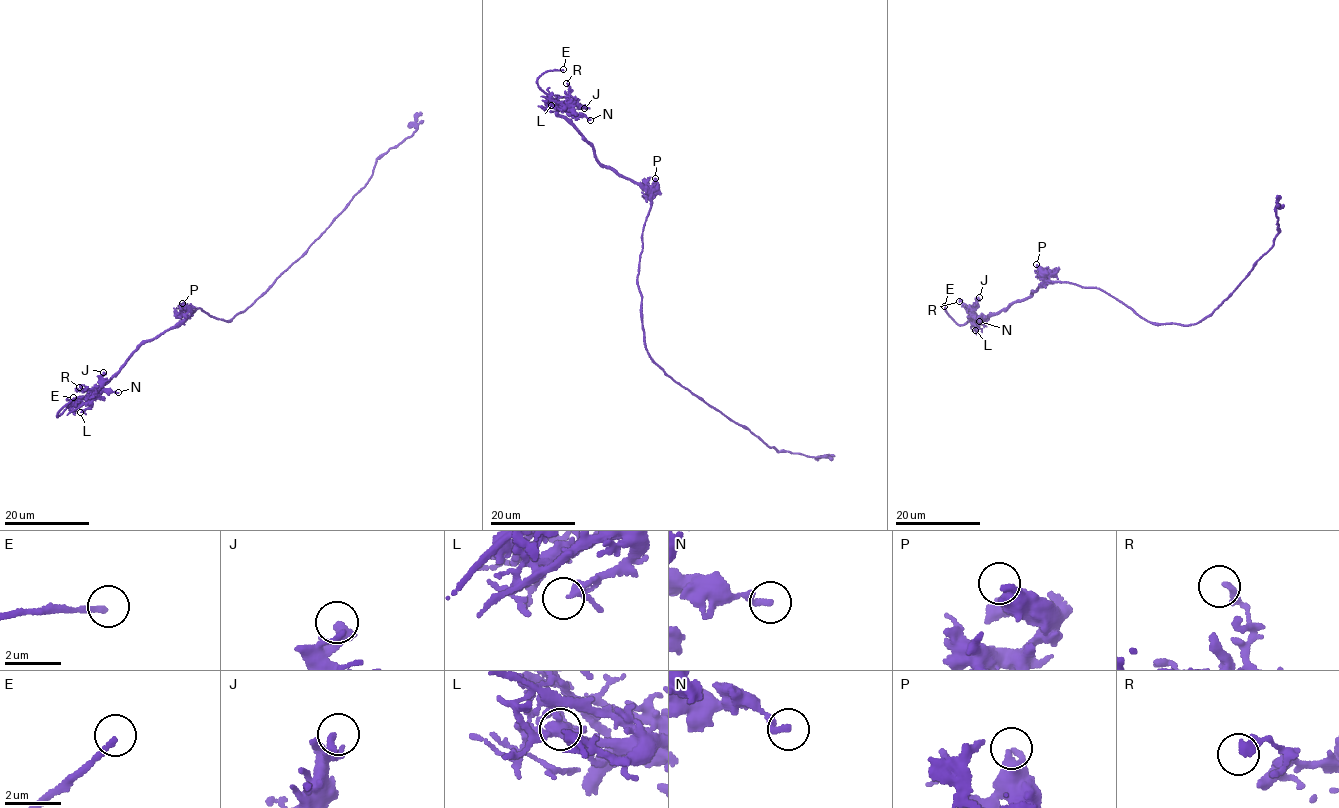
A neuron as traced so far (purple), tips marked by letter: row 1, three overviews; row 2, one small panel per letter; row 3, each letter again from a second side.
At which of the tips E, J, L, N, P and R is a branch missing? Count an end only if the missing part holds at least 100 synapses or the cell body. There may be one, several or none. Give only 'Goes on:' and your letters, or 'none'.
Goes on: E

